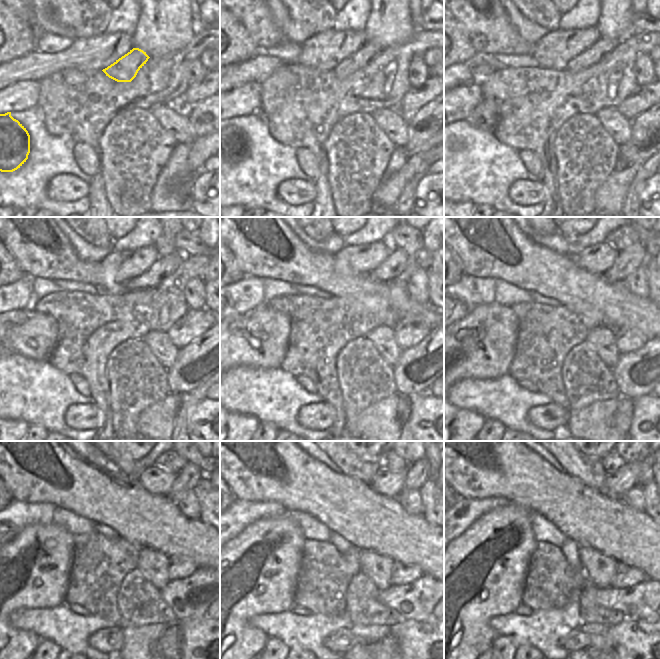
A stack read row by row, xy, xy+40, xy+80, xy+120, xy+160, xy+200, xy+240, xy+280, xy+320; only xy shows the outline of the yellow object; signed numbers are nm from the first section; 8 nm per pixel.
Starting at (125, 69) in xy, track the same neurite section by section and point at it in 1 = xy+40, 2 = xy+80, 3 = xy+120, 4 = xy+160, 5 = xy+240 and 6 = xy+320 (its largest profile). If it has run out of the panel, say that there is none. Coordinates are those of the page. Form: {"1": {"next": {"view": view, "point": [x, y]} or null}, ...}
{"1": {"next": {"view": "xy+40", "point": [359, 59]}}, "2": {"next": {"view": "xy+80", "point": [593, 55]}}, "3": {"next": {"view": "xy+120", "point": [164, 266]}}, "4": {"next": {"view": "xy+160", "point": [398, 260]}}, "5": {"next": {"view": "xy+240", "point": [186, 480]}}, "6": {"next": {"view": "xy+320", "point": [645, 476]}}}

